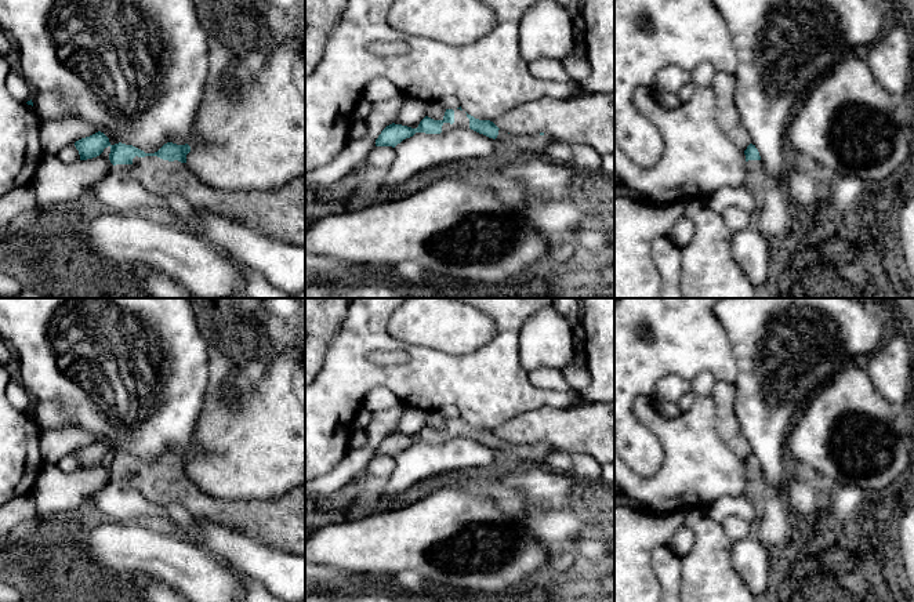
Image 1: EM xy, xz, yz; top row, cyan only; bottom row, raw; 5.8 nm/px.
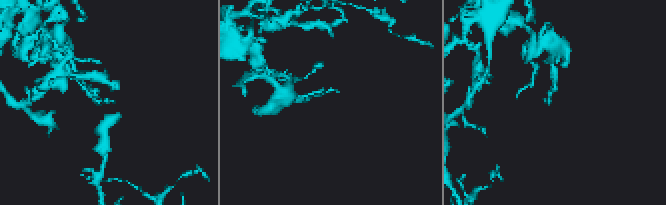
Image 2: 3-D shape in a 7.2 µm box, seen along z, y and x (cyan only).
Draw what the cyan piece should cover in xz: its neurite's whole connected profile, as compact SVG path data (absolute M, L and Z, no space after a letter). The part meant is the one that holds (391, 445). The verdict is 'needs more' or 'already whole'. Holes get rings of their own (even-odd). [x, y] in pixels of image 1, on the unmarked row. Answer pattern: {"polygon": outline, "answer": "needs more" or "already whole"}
{"polygon": "M460 417L446 418L442 429L434 429L425 425L417 438L402 434L387 435L378 447L376 456L395 457L403 449L413 446L416 442L440 443L456 436L467 436L489 447L493 447L504 458L512 460L522 465L543 465L544 458L554 450L548 443L509 443L500 439L490 429L479 429Z", "answer": "needs more"}

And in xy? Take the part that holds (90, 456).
{"polygon": "M101 440L75 452L80 469L97 467L109 456L110 472L131 474L134 486L156 505L178 504L196 521L211 521L283 551L305 555L305 485L271 500L215 498L189 479L186 464L193 454L195 449L185 454L167 452L157 461L145 463L133 454L112 454Z", "answer": "needs more"}

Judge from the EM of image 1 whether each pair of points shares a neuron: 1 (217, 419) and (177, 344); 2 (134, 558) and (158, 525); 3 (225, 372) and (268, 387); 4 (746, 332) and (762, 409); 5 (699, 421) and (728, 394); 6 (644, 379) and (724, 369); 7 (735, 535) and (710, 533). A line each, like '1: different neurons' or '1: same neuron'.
1: different neurons
2: different neurons
3: different neurons
4: same neuron
5: different neurons
6: same neuron
7: different neurons

